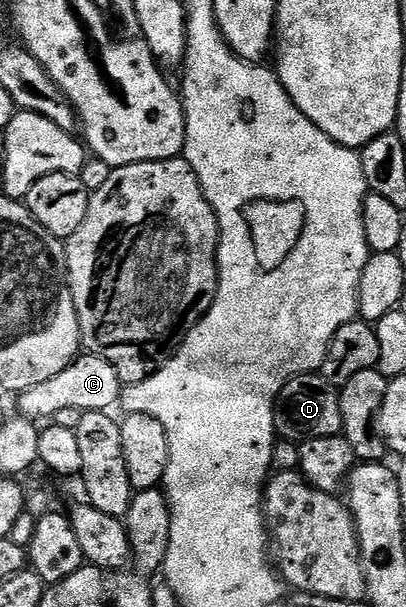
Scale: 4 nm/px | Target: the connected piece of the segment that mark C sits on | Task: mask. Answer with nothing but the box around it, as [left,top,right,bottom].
[17,353,123,421]

